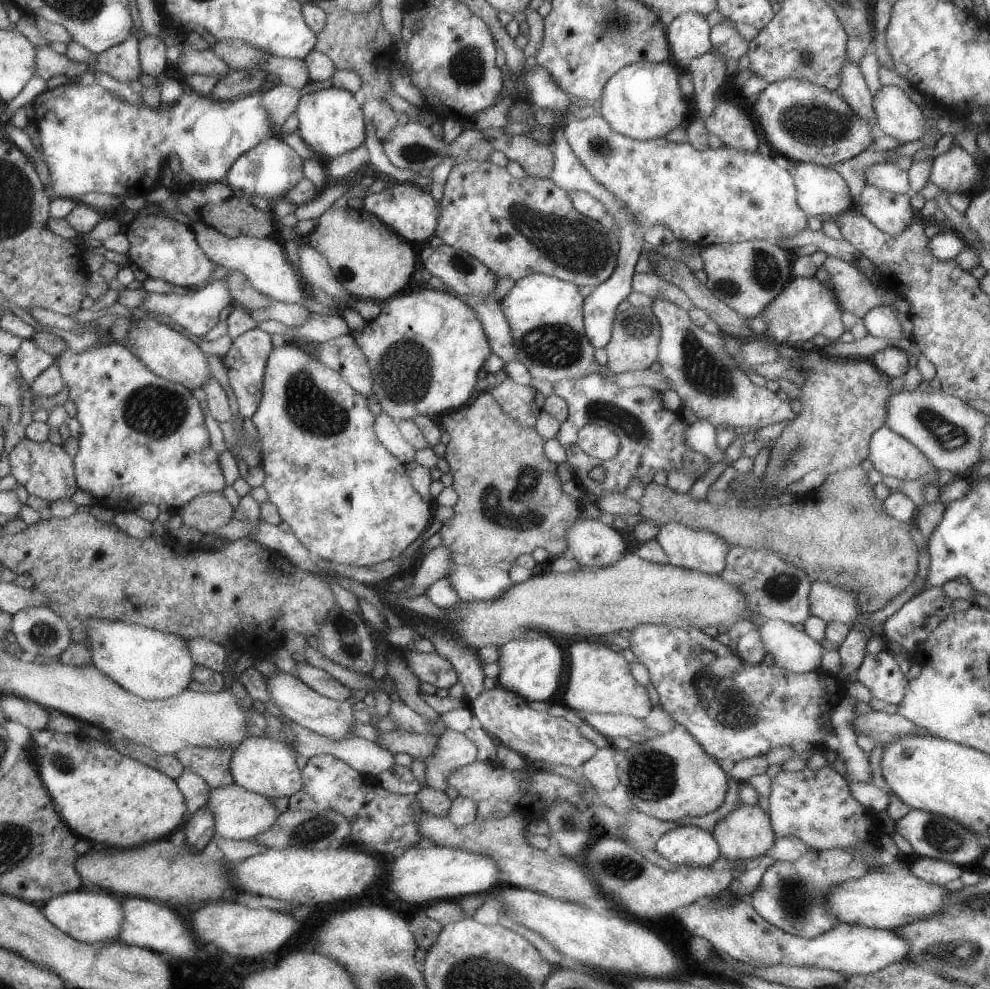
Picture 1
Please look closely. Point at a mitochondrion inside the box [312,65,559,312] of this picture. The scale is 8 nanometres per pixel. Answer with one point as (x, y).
(416, 153)

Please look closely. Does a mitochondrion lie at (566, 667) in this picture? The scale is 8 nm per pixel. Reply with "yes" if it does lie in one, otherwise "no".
no

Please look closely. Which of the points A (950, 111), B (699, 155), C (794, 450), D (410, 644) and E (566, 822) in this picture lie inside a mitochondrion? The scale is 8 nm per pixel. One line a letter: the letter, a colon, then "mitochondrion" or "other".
A: other
B: other
C: mitochondrion
D: other
E: mitochondrion

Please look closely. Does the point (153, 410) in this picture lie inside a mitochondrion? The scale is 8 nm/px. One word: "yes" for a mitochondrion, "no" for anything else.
yes

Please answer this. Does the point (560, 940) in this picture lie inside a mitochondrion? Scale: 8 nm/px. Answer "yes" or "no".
no

